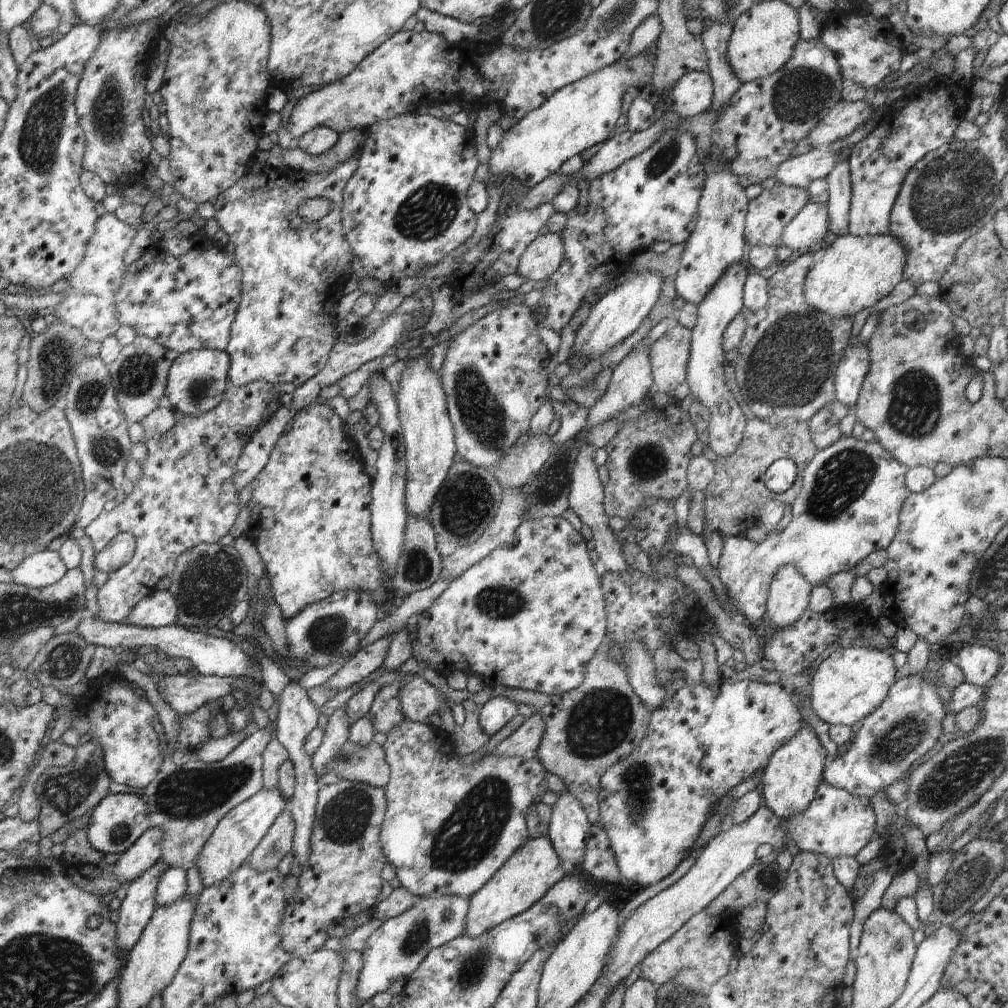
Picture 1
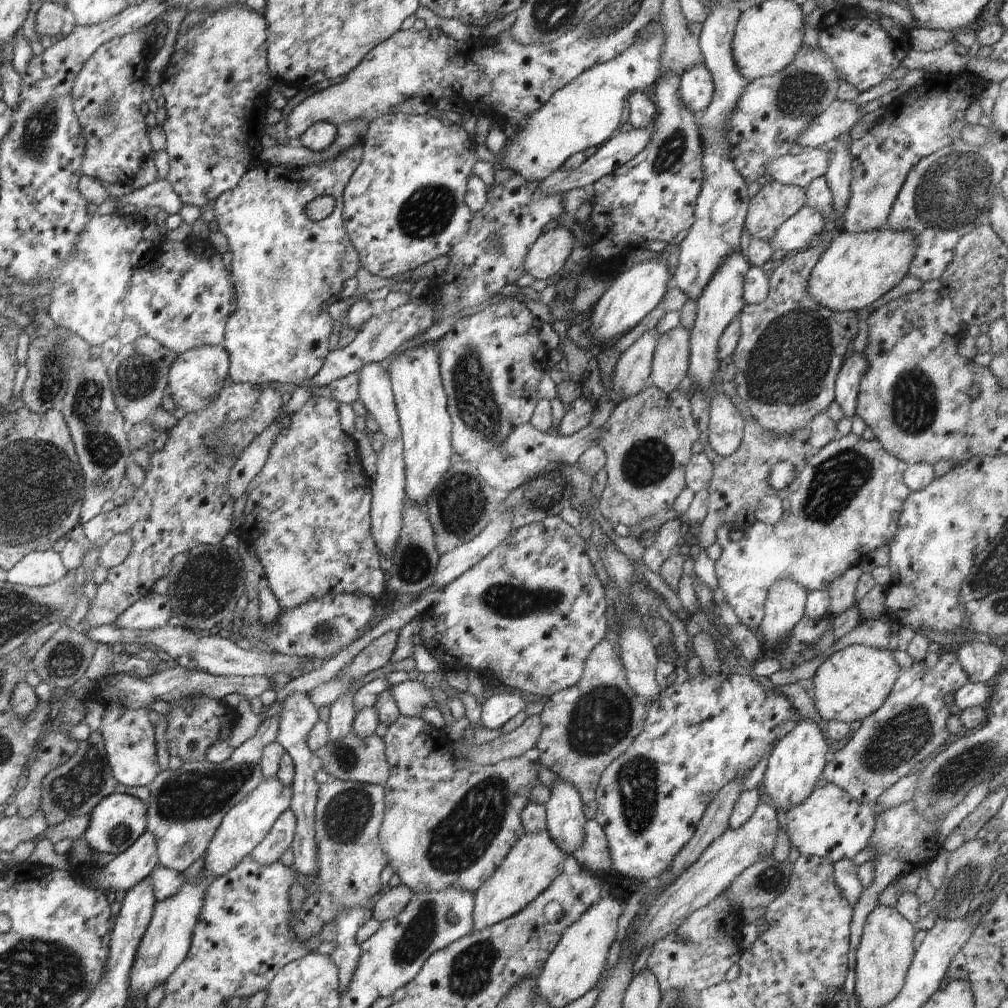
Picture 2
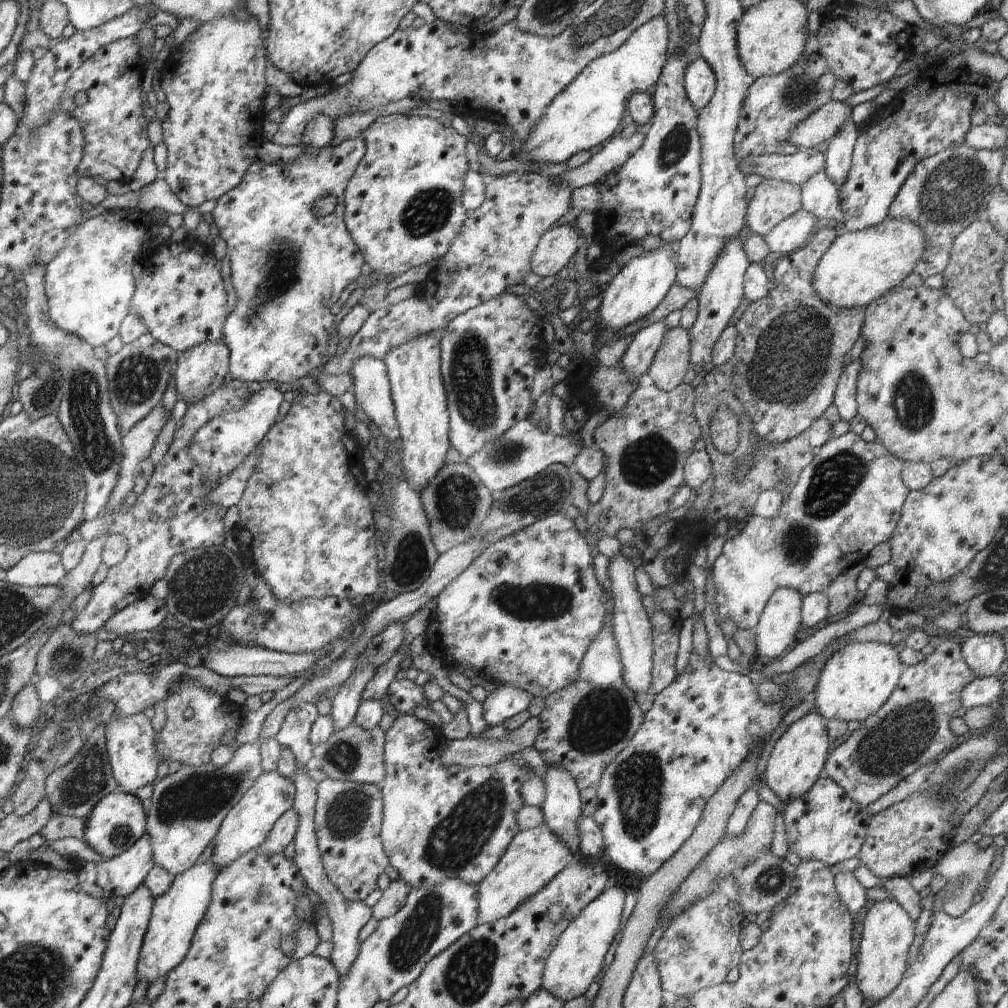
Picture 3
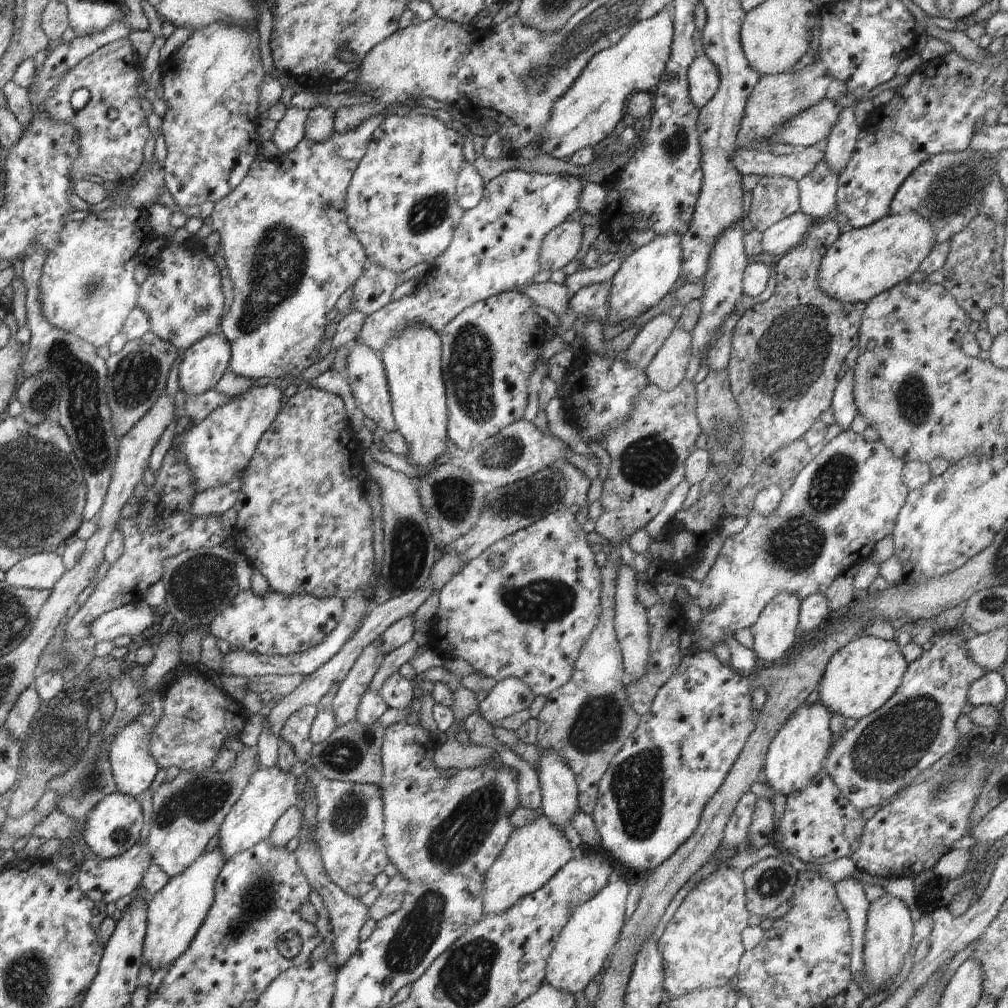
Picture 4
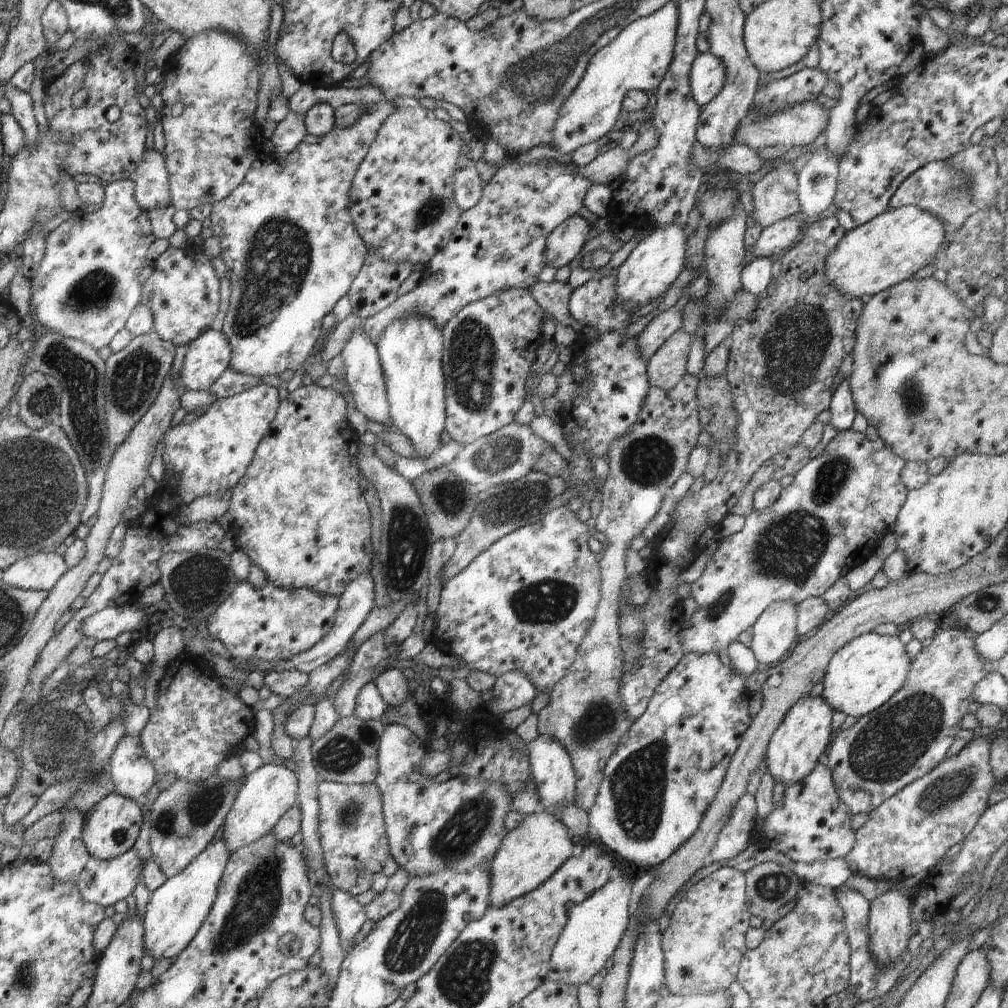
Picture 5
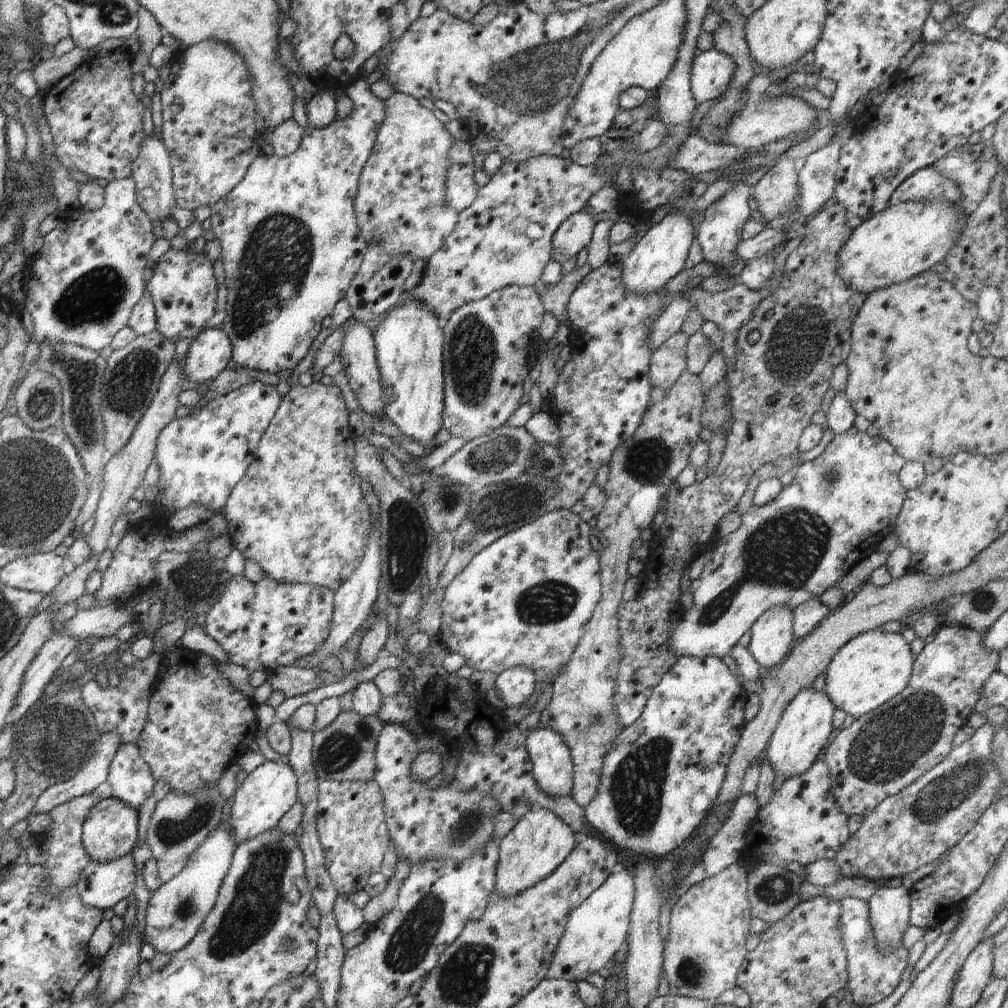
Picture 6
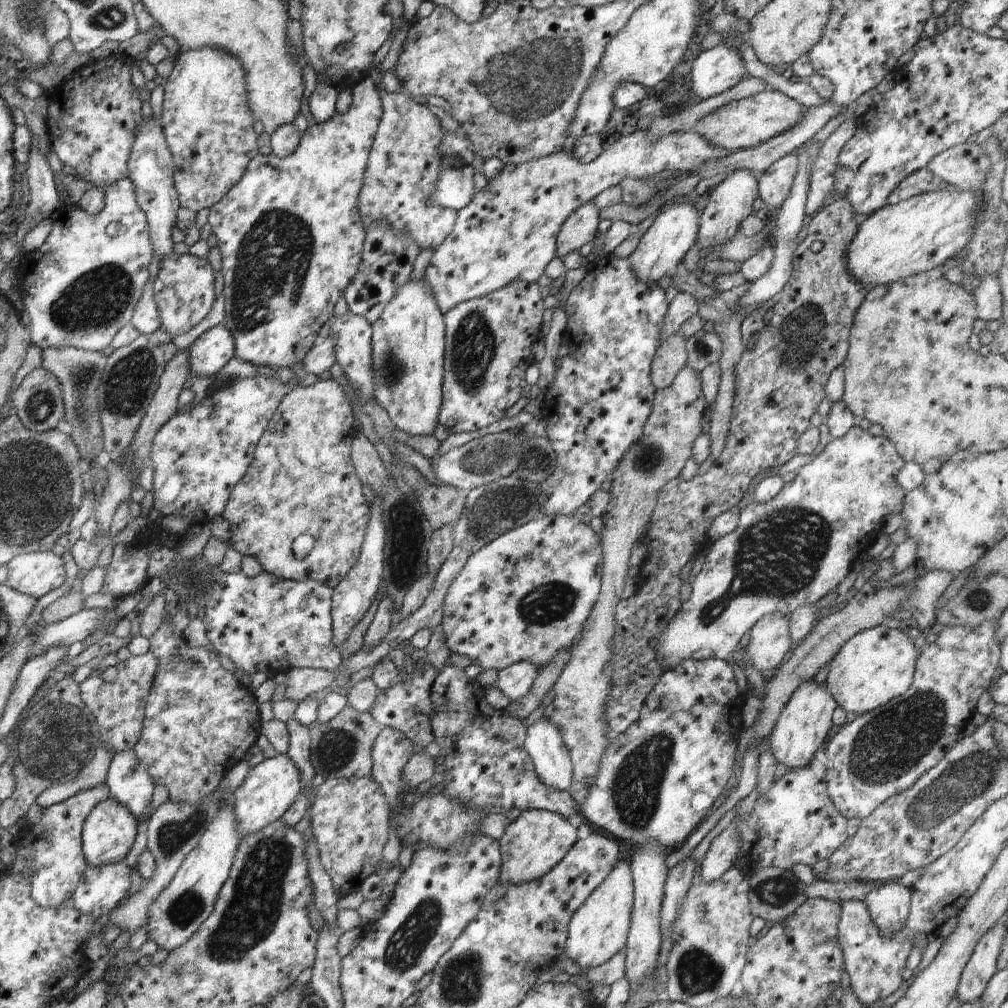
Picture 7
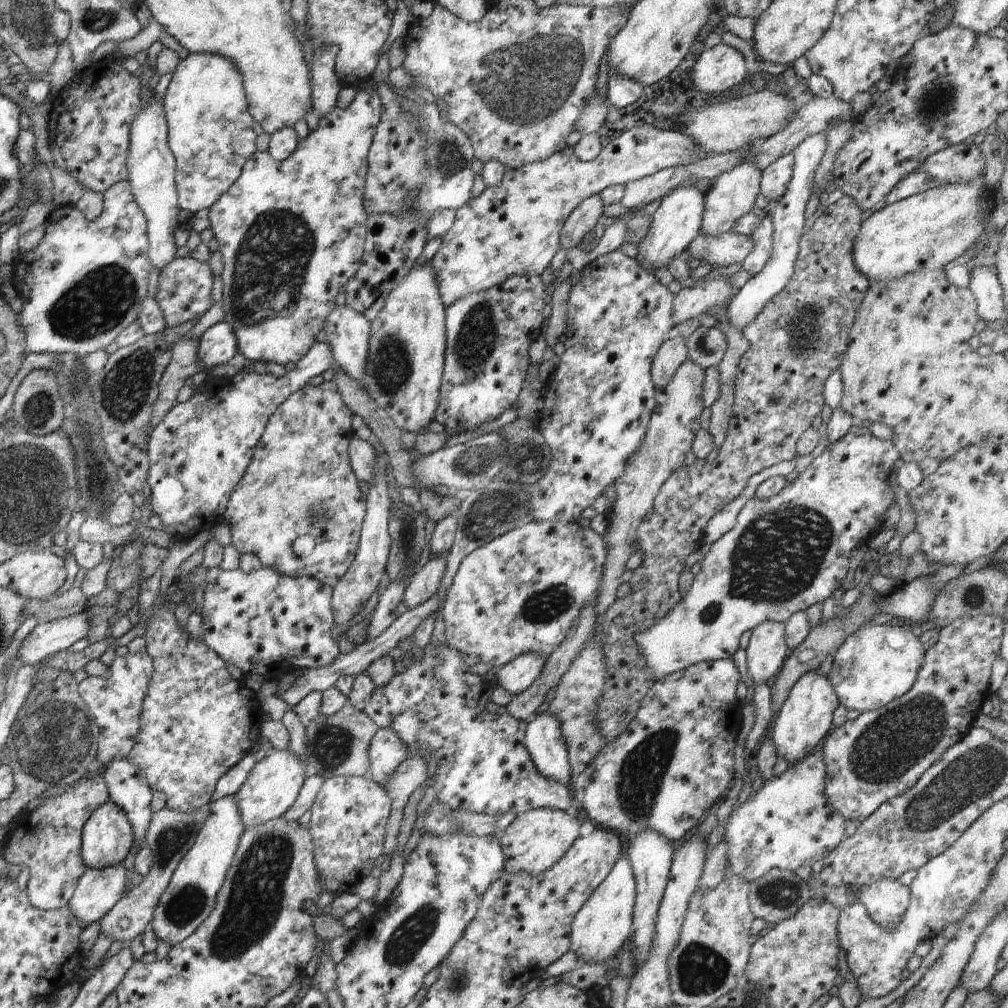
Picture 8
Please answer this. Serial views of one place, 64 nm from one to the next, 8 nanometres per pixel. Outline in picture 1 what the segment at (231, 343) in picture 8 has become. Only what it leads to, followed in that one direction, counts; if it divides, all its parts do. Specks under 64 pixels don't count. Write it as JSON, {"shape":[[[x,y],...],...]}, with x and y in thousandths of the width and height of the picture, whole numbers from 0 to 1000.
{"shape":[[[198,346],[190,347],[175,354],[168,365],[163,397],[169,400],[168,406],[181,409],[185,413],[198,415],[204,409],[212,407],[227,379],[228,354],[224,348]]]}

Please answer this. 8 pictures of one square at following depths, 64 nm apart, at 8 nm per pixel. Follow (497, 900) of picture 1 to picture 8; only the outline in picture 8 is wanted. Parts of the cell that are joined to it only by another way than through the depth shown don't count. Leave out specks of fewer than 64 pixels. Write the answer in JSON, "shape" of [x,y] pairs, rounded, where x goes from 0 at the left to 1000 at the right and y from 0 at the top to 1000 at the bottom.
{"shape":[[[547,802],[528,803],[520,808],[513,808],[506,819],[495,829],[502,852],[499,867],[522,865],[526,869],[534,869],[536,865],[546,863],[575,830],[577,815],[578,813],[567,812],[558,804]]]}

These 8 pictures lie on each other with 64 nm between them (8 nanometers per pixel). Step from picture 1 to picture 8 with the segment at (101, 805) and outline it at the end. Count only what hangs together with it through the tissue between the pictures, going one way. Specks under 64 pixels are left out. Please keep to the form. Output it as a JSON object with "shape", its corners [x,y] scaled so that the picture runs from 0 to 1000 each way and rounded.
{"shape":[[[110,794],[97,800],[82,819],[80,849],[86,861],[103,862],[120,857],[132,838],[133,823],[129,819],[129,813],[123,808],[123,804]]]}

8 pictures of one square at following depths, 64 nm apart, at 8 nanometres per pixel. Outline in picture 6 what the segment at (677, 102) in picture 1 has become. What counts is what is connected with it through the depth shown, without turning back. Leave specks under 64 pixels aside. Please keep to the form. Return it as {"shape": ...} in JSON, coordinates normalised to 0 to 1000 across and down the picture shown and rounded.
{"shape":[[[707,48],[689,55],[685,70],[688,99],[697,103],[716,95],[724,85],[728,67],[724,56]]]}

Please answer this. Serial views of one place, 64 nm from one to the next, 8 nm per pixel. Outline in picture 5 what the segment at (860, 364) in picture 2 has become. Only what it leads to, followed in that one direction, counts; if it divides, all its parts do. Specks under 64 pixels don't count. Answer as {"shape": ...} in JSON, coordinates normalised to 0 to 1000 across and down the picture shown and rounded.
{"shape":[[[842,375],[831,378],[826,389],[823,403],[820,405],[825,411],[823,421],[831,428],[845,426],[846,418],[850,414],[850,407],[843,389]]]}

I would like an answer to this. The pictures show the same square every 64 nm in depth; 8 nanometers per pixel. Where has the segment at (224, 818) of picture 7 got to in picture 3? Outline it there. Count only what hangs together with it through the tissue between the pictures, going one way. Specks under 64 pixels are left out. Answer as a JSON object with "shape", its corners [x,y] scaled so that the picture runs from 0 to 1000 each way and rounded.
{"shape":[[[208,852],[194,856],[190,861],[175,868],[169,883],[163,889],[153,892],[149,915],[142,931],[136,957],[135,972],[137,974],[143,972],[151,976],[159,968],[165,968],[167,964],[171,964],[177,955],[185,950],[194,921],[207,900],[208,891],[210,891],[210,875],[216,864],[216,859]]]}

